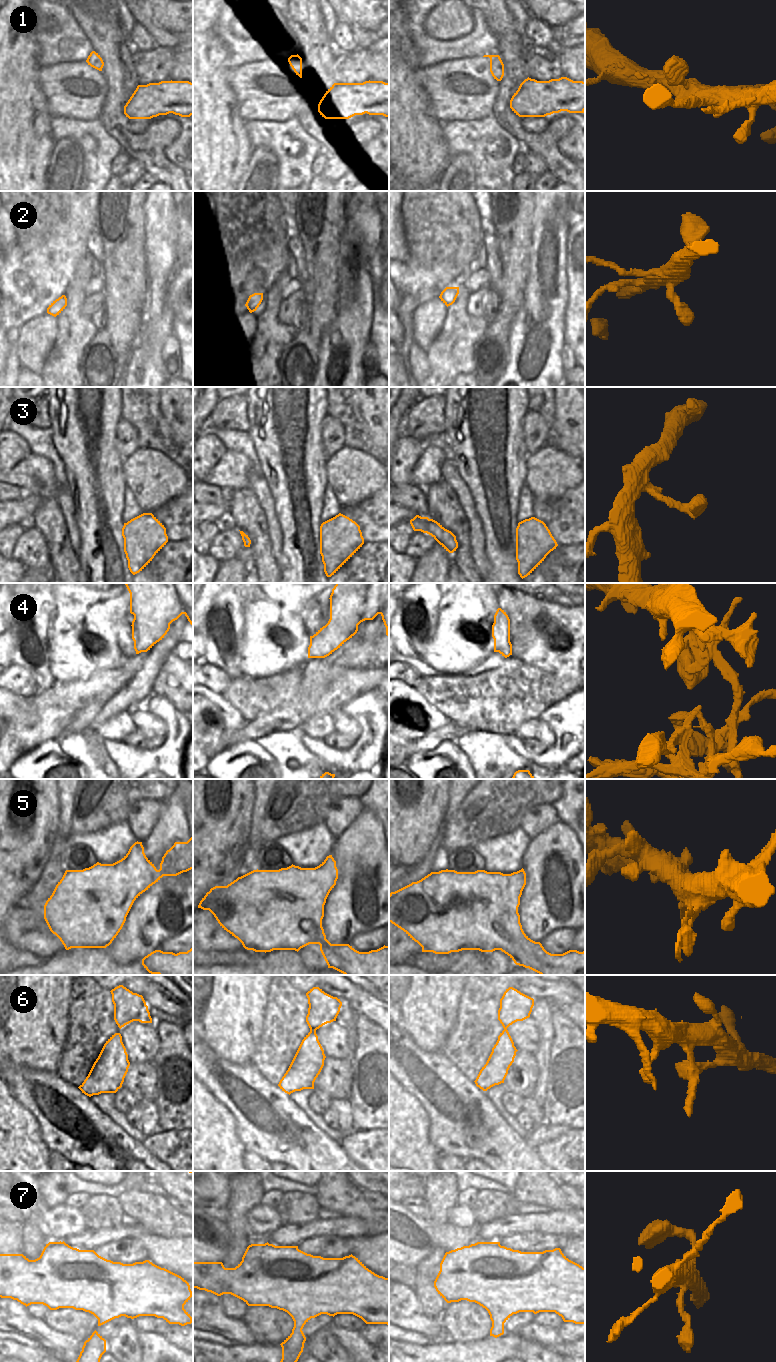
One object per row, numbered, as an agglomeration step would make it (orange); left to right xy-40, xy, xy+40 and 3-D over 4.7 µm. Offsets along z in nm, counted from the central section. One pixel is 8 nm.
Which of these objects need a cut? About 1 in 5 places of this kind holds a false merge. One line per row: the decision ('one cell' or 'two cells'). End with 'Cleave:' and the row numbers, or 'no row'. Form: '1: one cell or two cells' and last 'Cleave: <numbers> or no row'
1: one cell
2: one cell
3: one cell
4: two cells
5: one cell
6: one cell
7: one cell
Cleave: 4

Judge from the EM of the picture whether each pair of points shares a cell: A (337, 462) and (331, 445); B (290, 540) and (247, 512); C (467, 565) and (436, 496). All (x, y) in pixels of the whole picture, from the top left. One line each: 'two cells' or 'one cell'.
A: two cells
B: two cells
C: one cell

